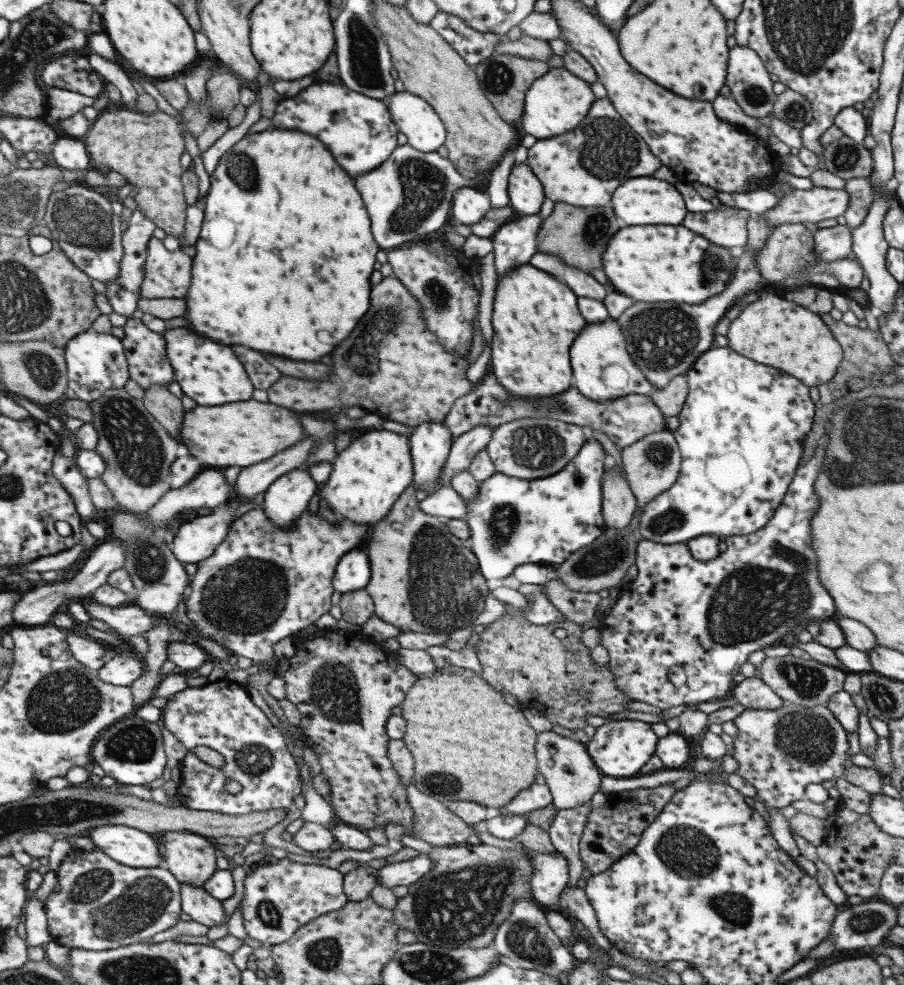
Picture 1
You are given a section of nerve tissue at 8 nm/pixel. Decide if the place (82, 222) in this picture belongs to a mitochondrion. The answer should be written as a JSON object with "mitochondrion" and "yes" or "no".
{"mitochondrion":"yes"}

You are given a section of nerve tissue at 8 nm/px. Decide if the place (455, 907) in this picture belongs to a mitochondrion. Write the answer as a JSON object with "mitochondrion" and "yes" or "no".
{"mitochondrion":"yes"}

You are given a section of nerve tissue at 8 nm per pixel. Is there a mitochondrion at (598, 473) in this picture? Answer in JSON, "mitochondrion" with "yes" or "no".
{"mitochondrion":"no"}

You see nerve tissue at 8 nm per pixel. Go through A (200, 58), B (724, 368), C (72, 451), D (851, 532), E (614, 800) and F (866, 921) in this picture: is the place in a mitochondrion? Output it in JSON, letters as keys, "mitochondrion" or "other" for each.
{"A":"other","B":"other","C":"other","D":"other","E":"other","F":"mitochondrion"}

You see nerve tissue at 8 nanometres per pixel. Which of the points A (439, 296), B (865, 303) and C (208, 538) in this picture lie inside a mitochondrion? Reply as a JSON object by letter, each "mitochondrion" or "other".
{"A":"mitochondrion","B":"other","C":"other"}

